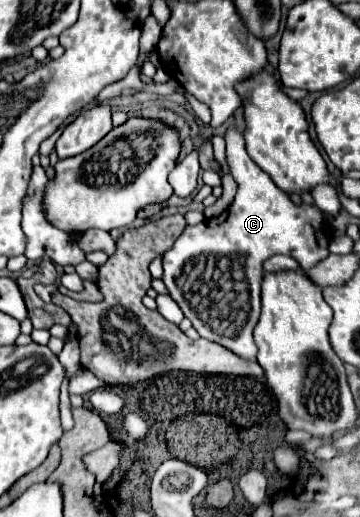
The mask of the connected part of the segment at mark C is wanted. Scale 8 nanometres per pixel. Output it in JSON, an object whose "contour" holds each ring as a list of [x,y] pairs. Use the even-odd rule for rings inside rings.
{"contour":[[[229,128],[225,142],[227,164],[239,184],[237,196],[219,216],[183,230],[173,248],[163,254],[163,282],[203,338],[229,348],[241,358],[253,360],[257,356],[253,326],[261,310],[263,260],[273,254],[287,254],[295,258],[303,270],[309,270],[329,256],[331,226],[317,206],[305,202],[293,204],[293,200],[273,184],[269,174],[249,158],[241,132]]]}

